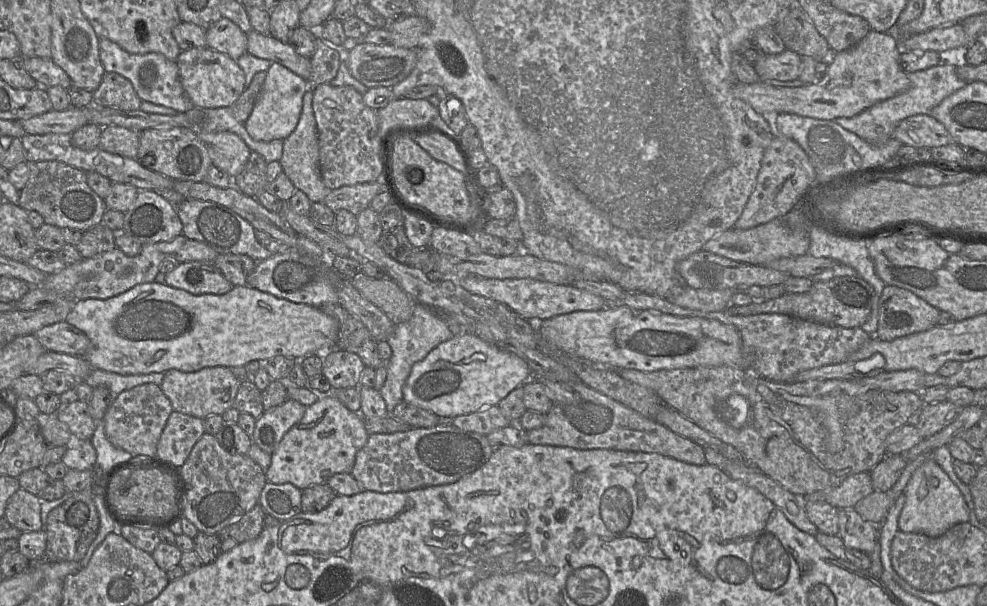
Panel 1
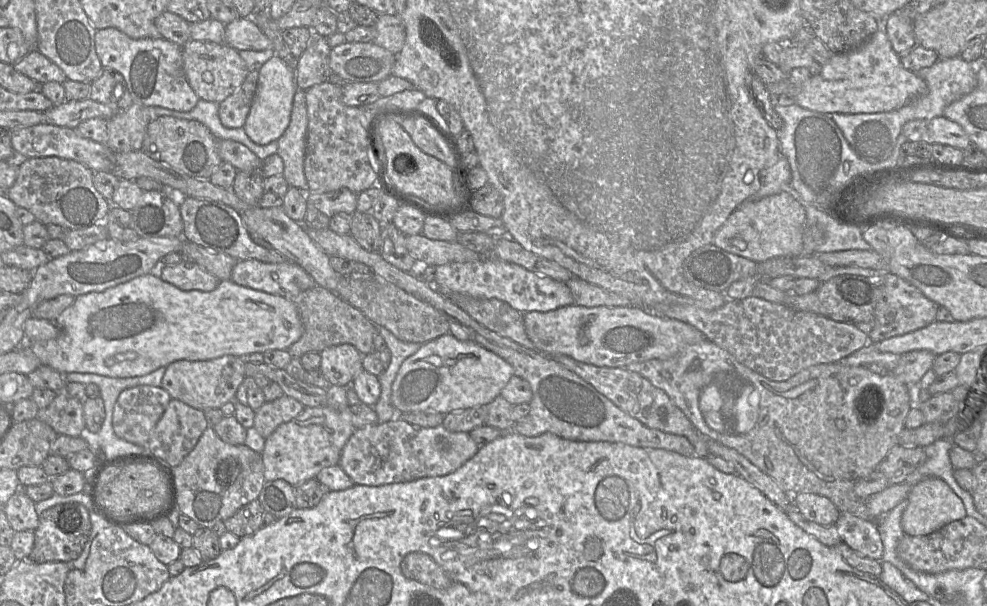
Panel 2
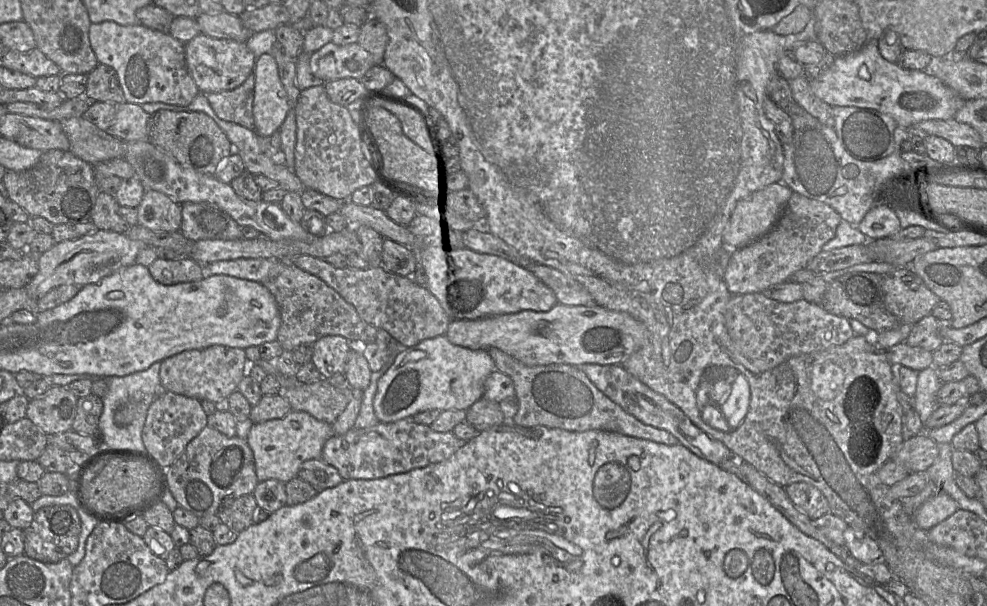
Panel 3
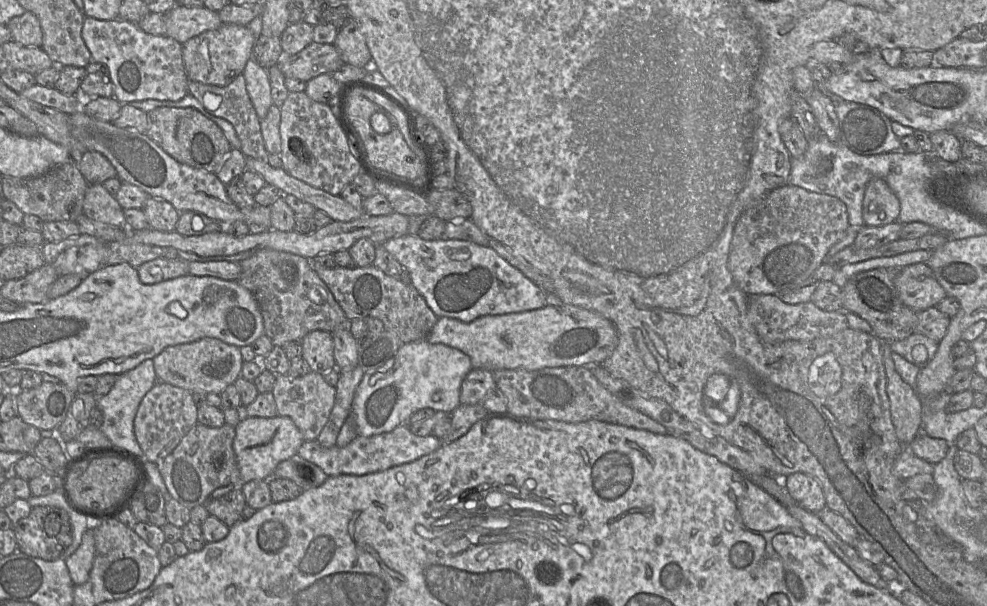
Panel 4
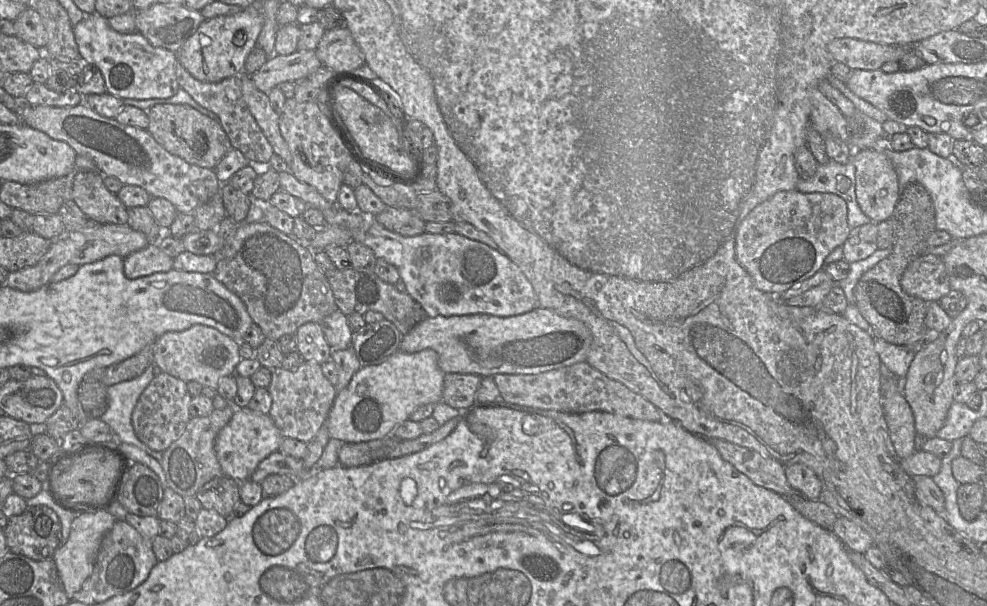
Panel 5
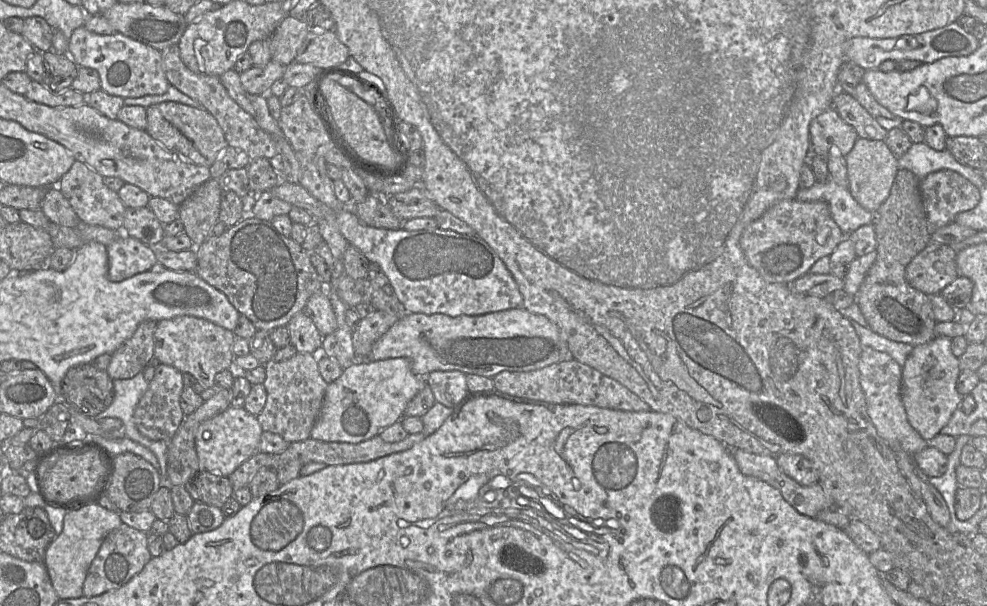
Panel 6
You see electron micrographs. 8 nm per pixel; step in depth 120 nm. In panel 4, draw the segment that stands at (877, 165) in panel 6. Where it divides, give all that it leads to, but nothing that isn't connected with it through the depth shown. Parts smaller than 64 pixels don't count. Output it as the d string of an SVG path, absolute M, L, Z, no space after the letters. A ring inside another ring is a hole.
M874 178L866 186L863 198L865 226L880 227L897 222L900 202L881 178Z

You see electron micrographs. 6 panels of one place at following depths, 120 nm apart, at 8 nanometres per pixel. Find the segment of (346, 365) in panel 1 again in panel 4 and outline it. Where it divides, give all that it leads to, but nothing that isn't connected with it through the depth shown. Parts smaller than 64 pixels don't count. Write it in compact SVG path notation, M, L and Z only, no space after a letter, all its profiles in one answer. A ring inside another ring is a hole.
M312 331L300 343L302 358L309 365L311 371L323 375L335 368L334 343L330 332Z

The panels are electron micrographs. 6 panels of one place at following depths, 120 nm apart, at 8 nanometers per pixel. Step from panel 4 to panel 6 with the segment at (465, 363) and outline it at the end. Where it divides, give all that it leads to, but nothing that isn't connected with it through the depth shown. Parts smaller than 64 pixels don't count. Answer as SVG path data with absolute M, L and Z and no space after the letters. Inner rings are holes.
M388 358L377 361L355 361L334 382L328 384L320 414L315 422L310 438L323 442L359 443L377 436L382 430L401 421L410 400L417 394L422 380L414 374L407 358Z

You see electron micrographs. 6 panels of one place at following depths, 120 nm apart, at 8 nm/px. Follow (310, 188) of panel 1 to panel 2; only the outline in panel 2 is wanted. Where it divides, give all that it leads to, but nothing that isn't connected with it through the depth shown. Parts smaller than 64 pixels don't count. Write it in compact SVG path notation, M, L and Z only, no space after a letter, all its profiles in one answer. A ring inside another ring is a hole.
M298 89L293 102L291 121L278 139L278 155L284 163L283 176L290 187L303 193L309 192L304 174L304 160L307 143L308 115L304 90Z

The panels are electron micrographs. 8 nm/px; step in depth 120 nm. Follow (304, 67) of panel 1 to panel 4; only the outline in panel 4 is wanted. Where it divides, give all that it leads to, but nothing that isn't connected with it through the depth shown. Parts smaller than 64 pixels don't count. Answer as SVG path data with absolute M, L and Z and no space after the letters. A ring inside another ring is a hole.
M178 5L175 8L173 8L172 10L170 10L169 12L160 13L160 14L165 14L165 16L166 16L165 35L170 38L173 38L174 40L176 40L180 44L185 43L190 38L197 36L205 31L215 30L223 24L219 15L218 15L218 12L209 10L205 7L185 7L185 6Z

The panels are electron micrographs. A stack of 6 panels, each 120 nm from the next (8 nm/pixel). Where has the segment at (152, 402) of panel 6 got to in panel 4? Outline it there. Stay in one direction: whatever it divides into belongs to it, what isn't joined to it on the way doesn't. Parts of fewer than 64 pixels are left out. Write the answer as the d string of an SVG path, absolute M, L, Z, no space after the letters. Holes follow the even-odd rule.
M157 381L142 399L135 419L134 434L145 458L154 463L162 461L197 424L197 407L192 393L186 389Z

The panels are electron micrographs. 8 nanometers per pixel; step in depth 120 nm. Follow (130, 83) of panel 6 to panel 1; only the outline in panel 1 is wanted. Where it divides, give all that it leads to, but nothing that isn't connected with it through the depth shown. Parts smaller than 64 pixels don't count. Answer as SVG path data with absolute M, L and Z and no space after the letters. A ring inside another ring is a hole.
M106 38L99 40L99 55L105 71L128 79L142 101L172 108L178 113L195 108L182 86L177 61L171 61L160 53L131 54Z

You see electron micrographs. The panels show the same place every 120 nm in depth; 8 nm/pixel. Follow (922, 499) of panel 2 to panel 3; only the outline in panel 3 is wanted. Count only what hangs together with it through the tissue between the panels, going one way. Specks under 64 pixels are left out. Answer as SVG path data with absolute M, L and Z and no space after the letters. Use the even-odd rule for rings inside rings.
M939 492L922 503L913 514L919 529L928 531L959 509L957 502L945 492Z

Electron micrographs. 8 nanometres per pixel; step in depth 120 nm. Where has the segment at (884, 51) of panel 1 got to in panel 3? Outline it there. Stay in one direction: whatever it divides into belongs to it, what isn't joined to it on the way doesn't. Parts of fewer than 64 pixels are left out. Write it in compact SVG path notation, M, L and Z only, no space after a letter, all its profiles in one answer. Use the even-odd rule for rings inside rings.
M869 40L861 50L853 54L836 56L833 66L812 80L810 88L819 99L831 107L851 106L874 109L891 116L899 126L907 130L926 120L952 119L967 101L936 76L926 71L904 69L897 63L887 61L881 56L878 43L874 40Z

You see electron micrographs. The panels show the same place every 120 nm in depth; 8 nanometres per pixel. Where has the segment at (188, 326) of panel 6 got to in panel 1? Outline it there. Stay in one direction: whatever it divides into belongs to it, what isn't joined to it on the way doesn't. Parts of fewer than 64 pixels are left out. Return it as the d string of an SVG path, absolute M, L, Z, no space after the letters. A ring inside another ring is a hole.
M225 366L206 367L195 372L170 369L164 373L162 392L171 401L174 411L205 419L209 415L222 415L233 407L240 382Z

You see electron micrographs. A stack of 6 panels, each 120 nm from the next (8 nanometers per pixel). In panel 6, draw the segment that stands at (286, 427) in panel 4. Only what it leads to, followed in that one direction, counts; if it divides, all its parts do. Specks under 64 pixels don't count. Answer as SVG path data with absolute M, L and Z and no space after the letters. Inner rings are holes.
M232 407L200 424L195 434L195 447L200 471L229 477L243 462L259 453L263 429L257 417L244 407Z

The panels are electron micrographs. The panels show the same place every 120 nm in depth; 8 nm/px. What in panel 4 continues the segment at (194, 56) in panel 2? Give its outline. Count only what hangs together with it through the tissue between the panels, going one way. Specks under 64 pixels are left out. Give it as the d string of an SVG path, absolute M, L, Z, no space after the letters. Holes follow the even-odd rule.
M229 23L190 38L182 44L183 65L188 79L208 85L228 85L243 72L252 57L255 42L256 37L247 26Z

